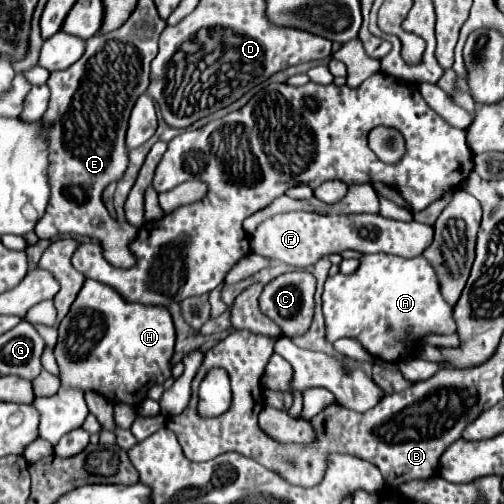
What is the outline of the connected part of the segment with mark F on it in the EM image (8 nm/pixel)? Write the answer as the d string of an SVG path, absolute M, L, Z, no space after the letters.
M285 212L277 214L251 234L253 254L265 256L269 260L279 260L295 268L307 268L329 254L339 254L343 250L357 250L361 254L395 254L401 258L415 258L423 254L433 242L433 228L419 222L399 222L389 220L379 214L343 214L325 216L315 212Z

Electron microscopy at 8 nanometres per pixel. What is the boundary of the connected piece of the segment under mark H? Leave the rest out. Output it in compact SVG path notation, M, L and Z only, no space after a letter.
M87 280L69 314L59 324L55 358L61 368L61 384L93 390L111 402L137 406L157 382L171 378L175 328L165 306L127 302L111 286Z

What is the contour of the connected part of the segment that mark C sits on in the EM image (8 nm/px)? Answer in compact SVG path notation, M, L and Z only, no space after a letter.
M305 270L285 272L263 288L259 306L261 306L263 314L267 314L283 330L285 336L299 336L309 328L309 324L313 320L313 306L315 306L313 294L315 294L315 276L313 274L309 274Z

